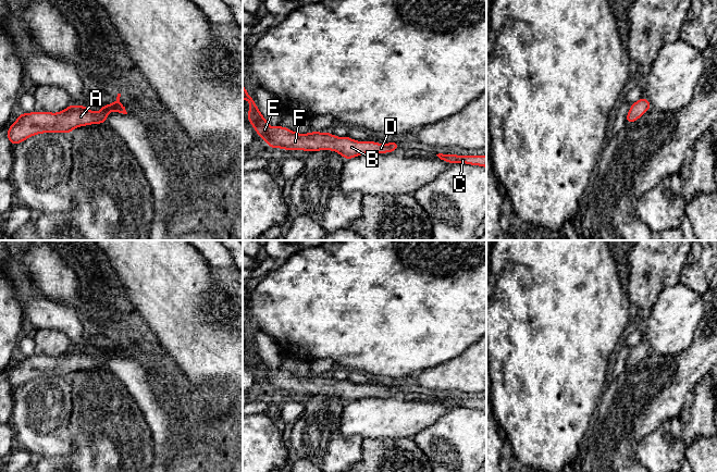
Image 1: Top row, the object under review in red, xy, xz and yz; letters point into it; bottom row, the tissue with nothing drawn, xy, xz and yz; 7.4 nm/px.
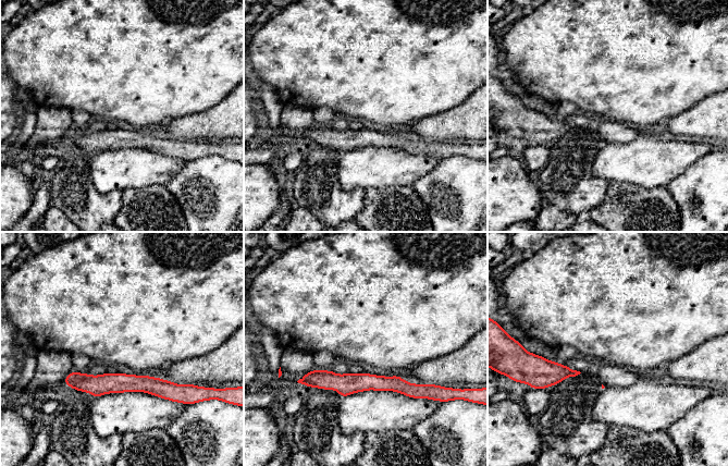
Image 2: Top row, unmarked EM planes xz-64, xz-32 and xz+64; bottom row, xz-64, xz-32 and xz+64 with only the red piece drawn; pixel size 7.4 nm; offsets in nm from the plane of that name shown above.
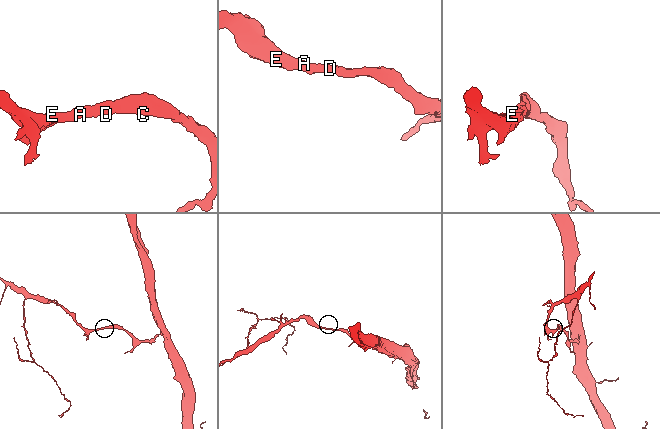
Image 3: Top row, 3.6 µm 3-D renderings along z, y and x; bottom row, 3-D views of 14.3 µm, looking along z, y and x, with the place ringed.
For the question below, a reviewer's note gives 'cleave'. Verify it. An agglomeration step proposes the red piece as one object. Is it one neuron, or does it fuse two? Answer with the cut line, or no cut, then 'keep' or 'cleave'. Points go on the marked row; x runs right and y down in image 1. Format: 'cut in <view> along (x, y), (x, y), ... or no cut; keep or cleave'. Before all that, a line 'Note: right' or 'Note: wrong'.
Note: wrong
no cut; keep

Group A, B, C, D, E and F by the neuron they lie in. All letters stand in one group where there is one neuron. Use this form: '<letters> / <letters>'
A B C D E F

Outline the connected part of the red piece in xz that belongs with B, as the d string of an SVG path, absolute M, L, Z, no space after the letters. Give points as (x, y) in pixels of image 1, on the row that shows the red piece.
M243 84L243 99L249 101L248 121L256 129L260 138L269 145L271 149L281 148L284 150L304 150L320 151L333 150L343 156L345 160L358 157L364 153L387 153L398 149L397 141L387 142L386 145L376 141L356 141L350 137L336 137L330 132L320 133L311 132L309 134L297 134L289 128L280 124L272 128L263 115L260 113L254 97L249 96Z

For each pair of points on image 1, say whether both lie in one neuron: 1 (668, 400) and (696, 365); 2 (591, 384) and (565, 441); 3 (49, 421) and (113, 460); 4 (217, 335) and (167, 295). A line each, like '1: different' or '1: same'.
1: same
2: same
3: different
4: same

